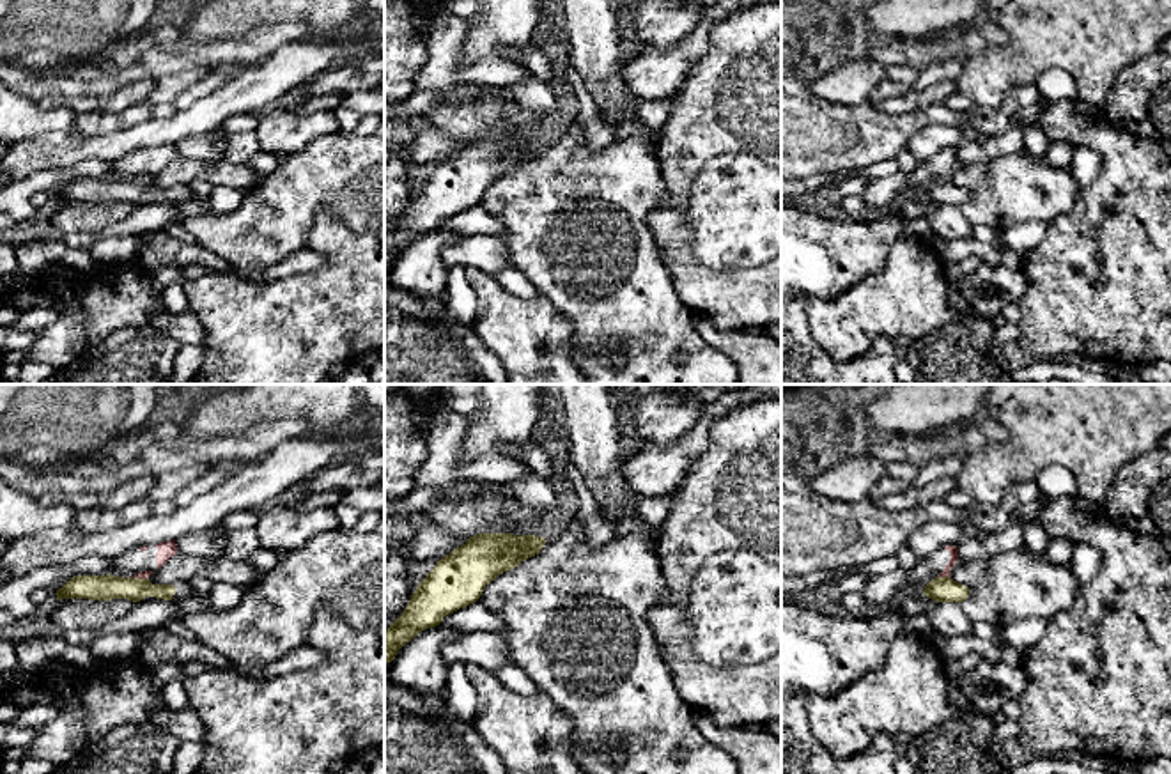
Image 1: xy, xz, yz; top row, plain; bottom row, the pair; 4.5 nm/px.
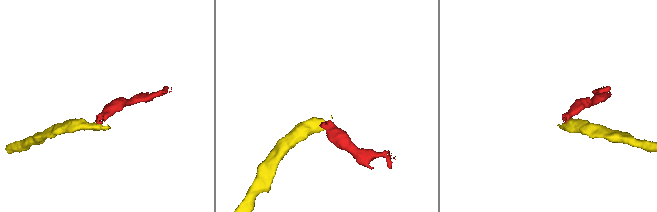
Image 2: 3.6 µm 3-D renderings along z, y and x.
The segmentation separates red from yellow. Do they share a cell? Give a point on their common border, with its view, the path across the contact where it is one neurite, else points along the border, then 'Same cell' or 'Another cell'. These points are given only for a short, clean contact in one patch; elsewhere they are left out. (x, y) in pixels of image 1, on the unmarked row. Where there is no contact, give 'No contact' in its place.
Touches red at yz (943, 179). Boundary: yz (938, 179), (948, 181). Another cell

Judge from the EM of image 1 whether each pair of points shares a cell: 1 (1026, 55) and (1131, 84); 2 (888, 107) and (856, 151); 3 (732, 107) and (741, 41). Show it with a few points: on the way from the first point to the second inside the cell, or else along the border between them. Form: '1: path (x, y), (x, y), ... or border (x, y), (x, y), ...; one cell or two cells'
1: border (1147, 54), (1132, 61), (1116, 77), (1101, 110); two cells
2: border (874, 105), (886, 114), (911, 114), (925, 107); two cells
3: path (741, 91), (741, 57); one cell

